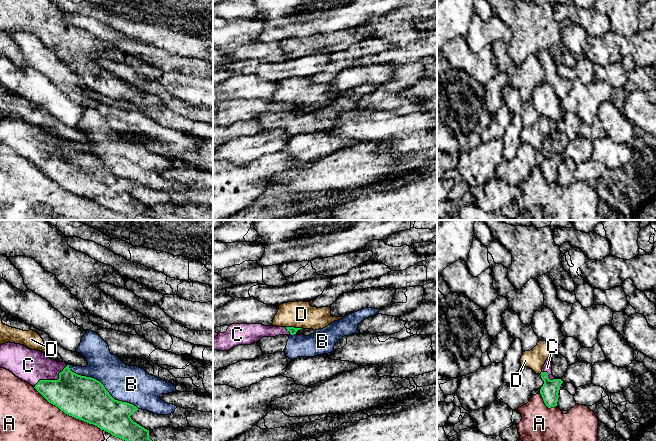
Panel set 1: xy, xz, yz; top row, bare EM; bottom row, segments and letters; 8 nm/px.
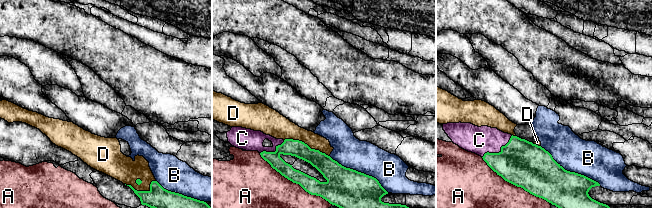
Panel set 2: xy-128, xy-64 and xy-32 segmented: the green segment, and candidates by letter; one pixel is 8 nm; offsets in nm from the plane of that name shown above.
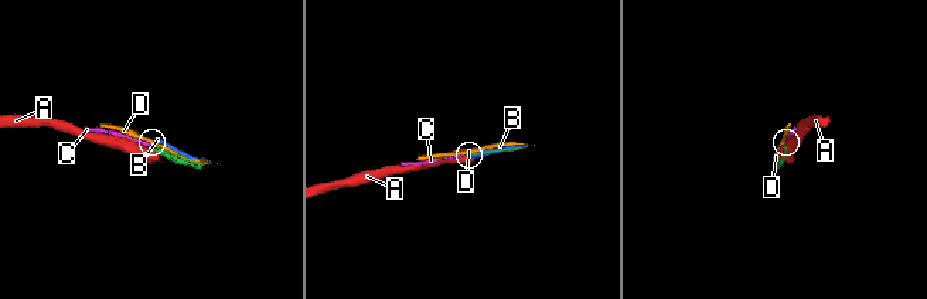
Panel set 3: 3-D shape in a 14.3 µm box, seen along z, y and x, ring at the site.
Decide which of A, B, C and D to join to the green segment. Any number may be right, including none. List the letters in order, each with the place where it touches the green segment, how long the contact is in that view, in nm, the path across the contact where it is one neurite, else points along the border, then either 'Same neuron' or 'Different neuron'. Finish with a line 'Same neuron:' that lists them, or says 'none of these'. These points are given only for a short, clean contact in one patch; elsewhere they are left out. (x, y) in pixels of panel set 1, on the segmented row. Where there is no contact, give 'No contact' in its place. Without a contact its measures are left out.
A: Touches green at xy (68, 414). Shared border 650 nm. Different neuron
B: Touches green at xy (103, 386). Shared border 650 nm. Different neuron
C: Touches green at xy (52, 380). Shared border 320 nm. Path across: xy (78, 396), (52, 380), (36, 368), (28, 365). Same neuron
D: Touches green at xz (293, 327). Shared border 140 nm. Different neuron
Same neuron: C

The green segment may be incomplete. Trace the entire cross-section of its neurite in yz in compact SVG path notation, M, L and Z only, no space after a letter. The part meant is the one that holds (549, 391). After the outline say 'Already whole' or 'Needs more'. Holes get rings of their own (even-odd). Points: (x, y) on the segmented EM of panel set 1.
M550 359L546 360L540 375L544 381L544 384L540 389L540 394L545 405L548 408L557 406L559 388L563 381L561 379L556 379L552 375L552 362Z. Needs more

